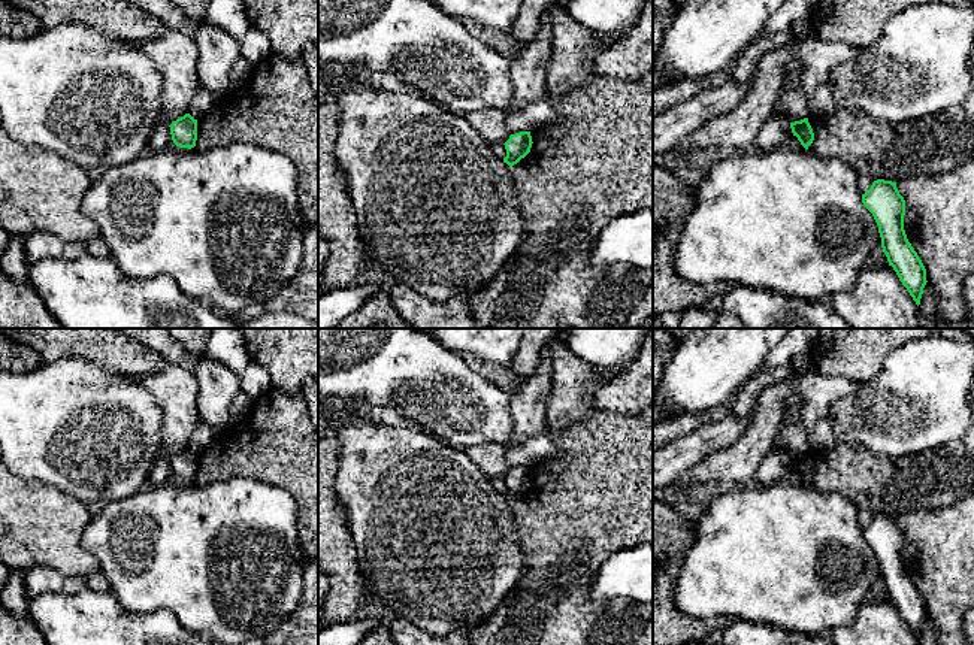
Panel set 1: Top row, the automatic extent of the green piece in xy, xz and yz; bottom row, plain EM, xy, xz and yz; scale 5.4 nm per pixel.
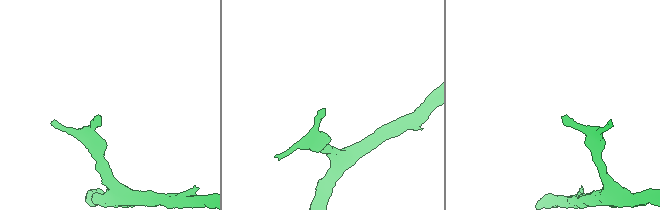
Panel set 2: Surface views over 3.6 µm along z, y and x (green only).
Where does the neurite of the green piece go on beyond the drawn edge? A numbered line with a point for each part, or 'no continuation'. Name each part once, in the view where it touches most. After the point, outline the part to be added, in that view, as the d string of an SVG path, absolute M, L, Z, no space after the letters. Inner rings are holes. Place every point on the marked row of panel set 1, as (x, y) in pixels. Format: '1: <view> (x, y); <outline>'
no continuation

